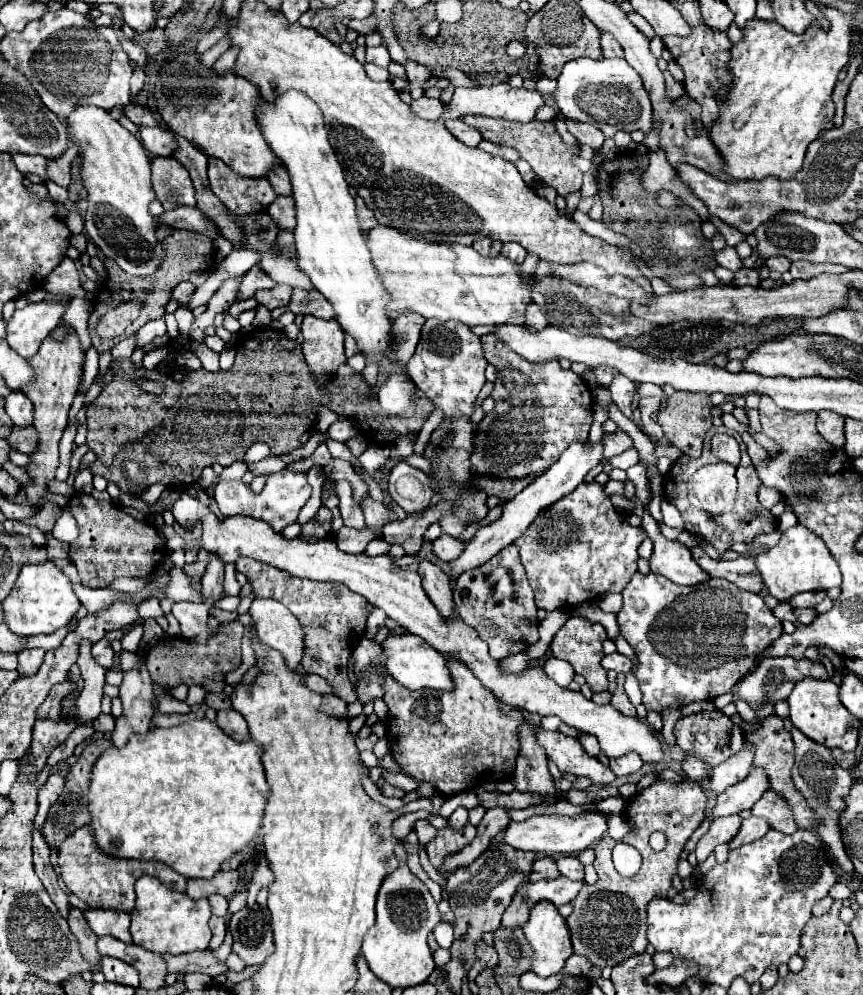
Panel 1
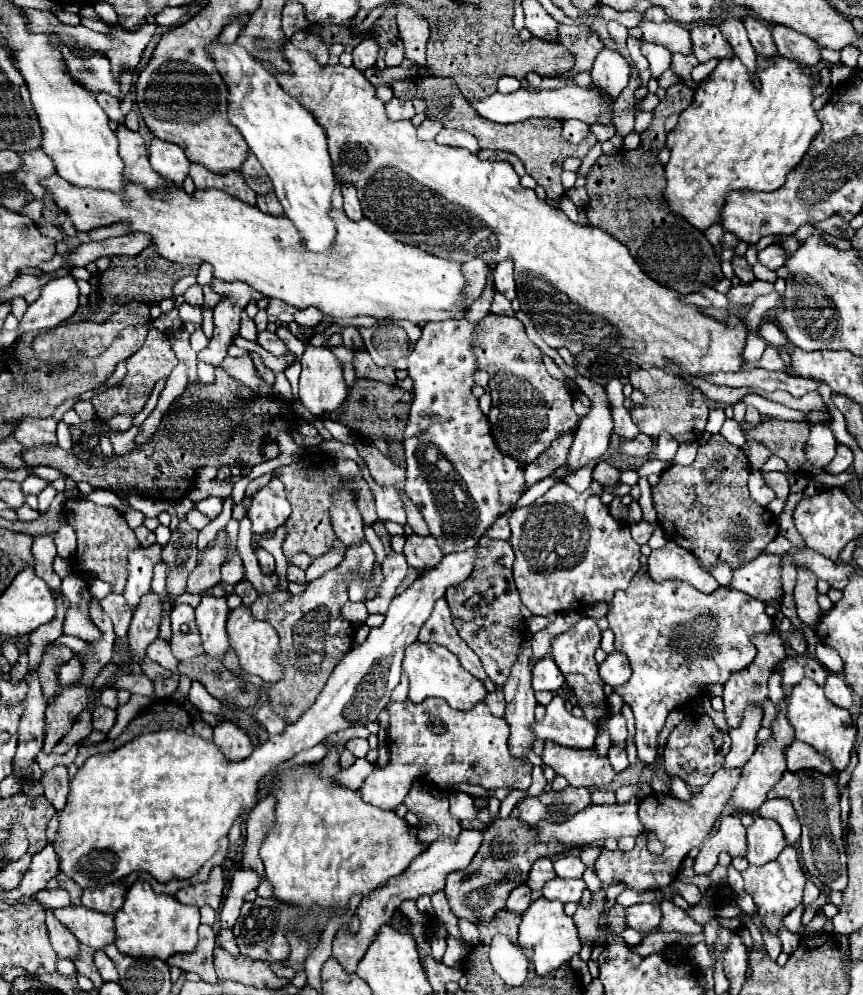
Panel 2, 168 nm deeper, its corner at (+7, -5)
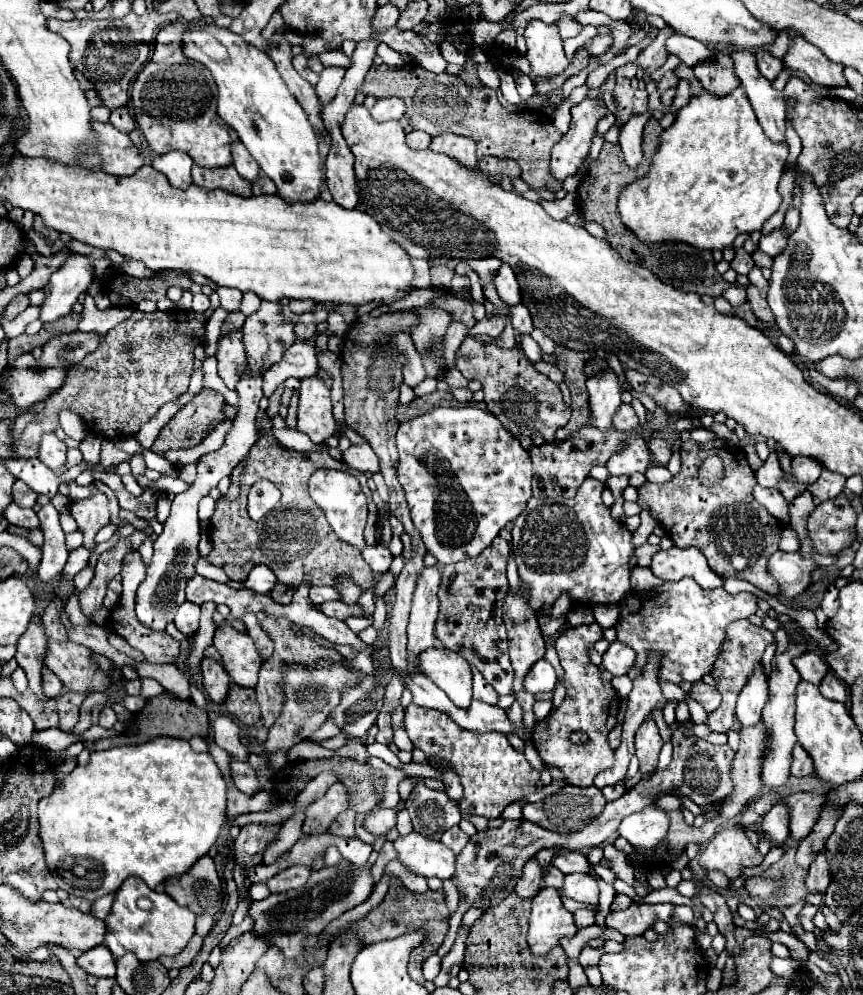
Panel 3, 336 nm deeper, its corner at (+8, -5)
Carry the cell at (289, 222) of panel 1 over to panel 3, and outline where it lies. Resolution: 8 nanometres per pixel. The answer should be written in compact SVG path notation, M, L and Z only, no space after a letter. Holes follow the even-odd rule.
M261 173L261 177L253 181L253 195L269 195L269 193L275 193L275 185L269 177L265 177L265 173Z

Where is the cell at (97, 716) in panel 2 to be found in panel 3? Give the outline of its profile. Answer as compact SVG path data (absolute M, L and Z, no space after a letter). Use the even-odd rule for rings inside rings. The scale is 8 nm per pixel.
M103 707L101 709L101 713L99 713L99 725L101 727L113 727L117 723L117 715L115 715L115 711L111 709L111 707Z

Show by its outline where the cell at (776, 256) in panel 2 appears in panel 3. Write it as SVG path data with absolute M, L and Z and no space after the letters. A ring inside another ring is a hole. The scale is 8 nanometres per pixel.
M781 225L779 229L773 229L769 235L763 235L763 237L761 237L761 241L759 241L759 249L765 251L767 255L775 257L777 253L781 253L781 249L785 249L785 245L787 245L787 237L789 237L787 227Z

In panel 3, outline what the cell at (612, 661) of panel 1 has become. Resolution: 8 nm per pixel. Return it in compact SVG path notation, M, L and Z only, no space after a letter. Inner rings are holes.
M613 641L603 653L603 667L613 675L627 675L627 671L633 667L633 661L633 649L621 641Z

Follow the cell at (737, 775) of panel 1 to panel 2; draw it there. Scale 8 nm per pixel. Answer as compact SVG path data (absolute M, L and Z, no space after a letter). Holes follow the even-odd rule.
M750 705L744 713L744 721L740 723L740 727L730 731L732 747L724 761L726 769L744 767L746 761L752 757L756 749L756 733L760 729L760 721L762 721L762 711L756 705Z

